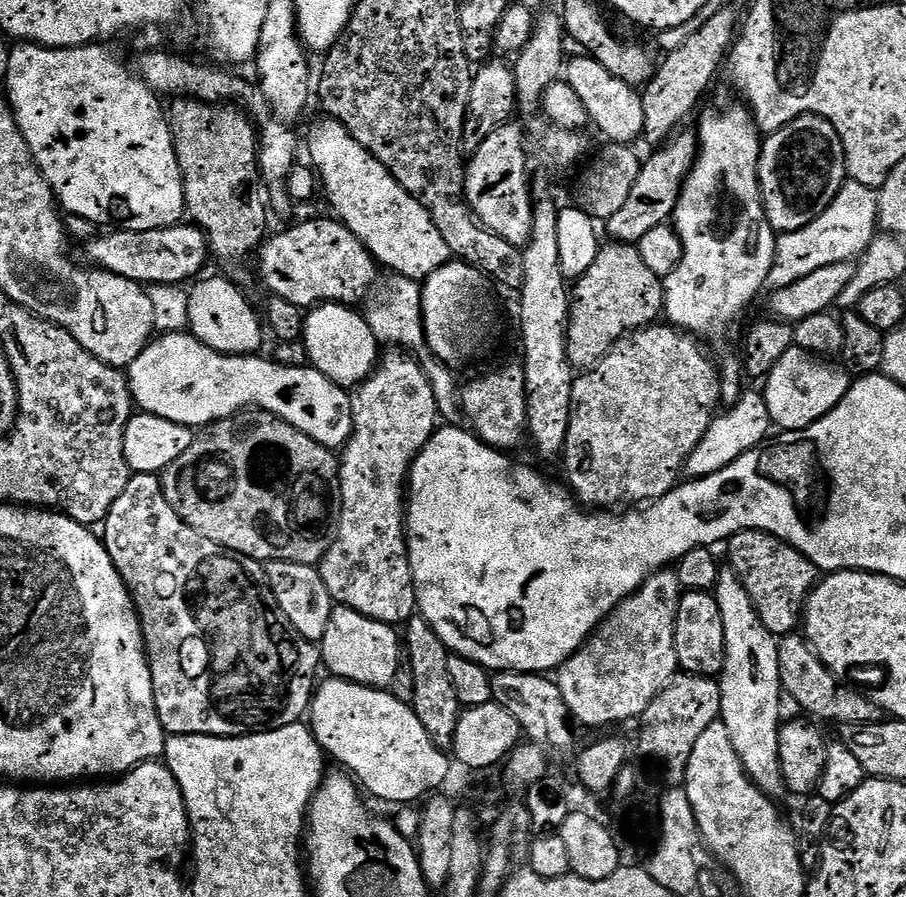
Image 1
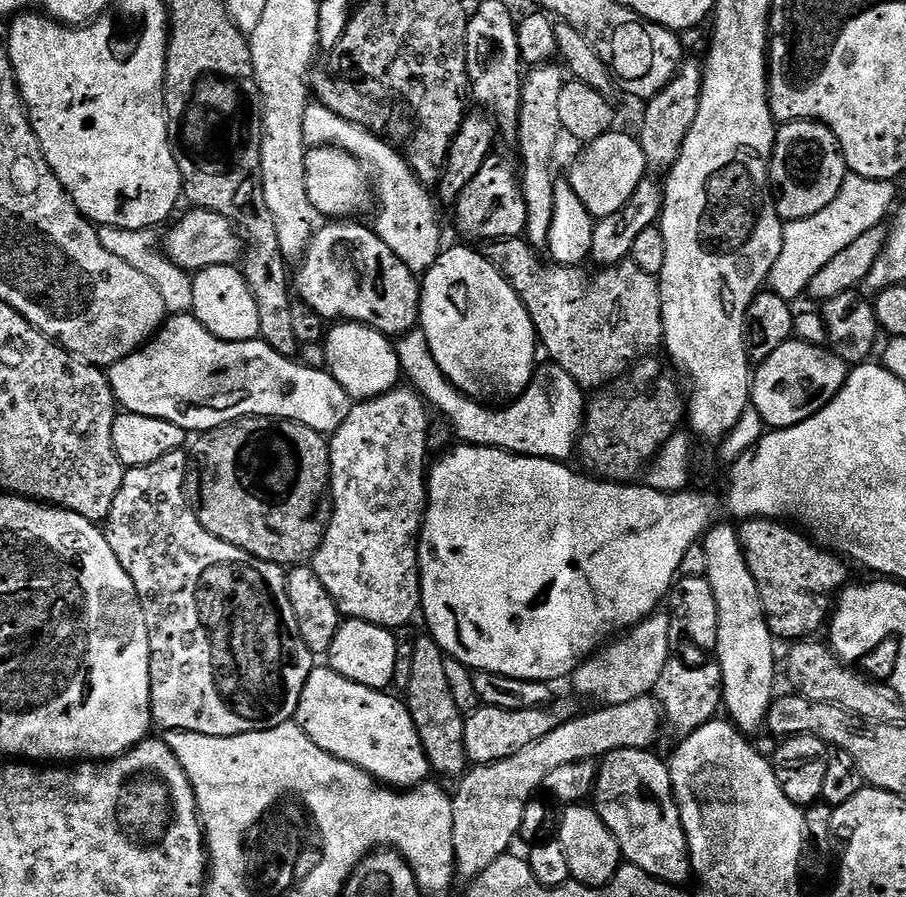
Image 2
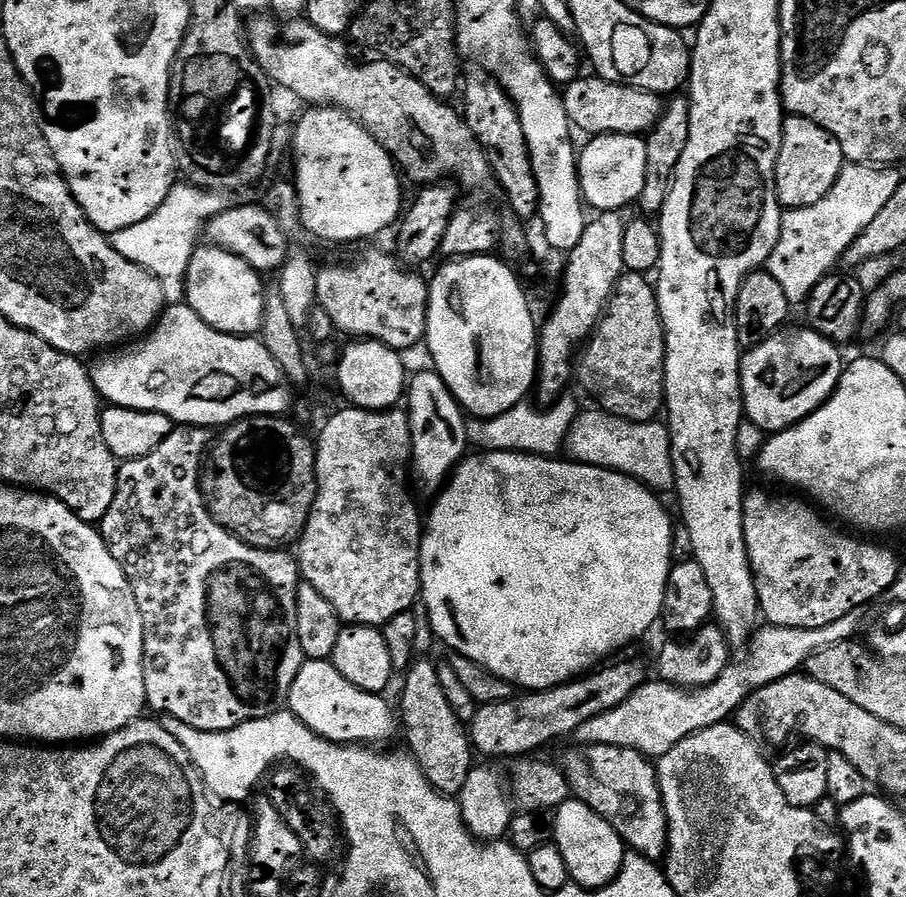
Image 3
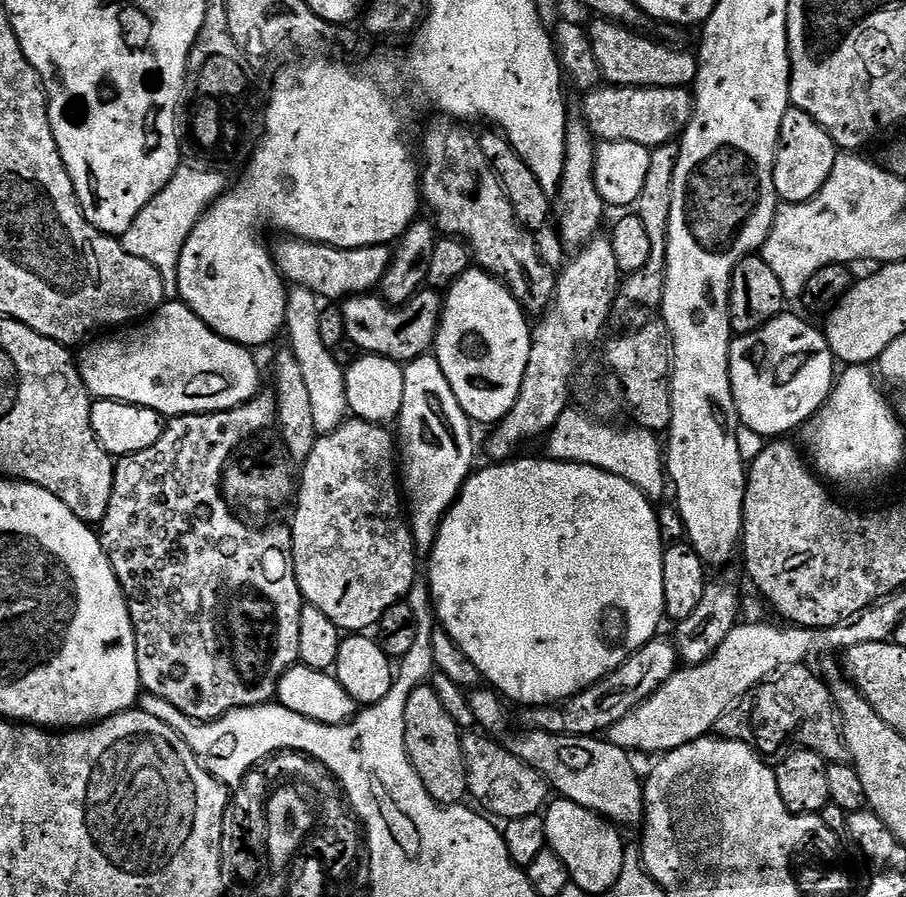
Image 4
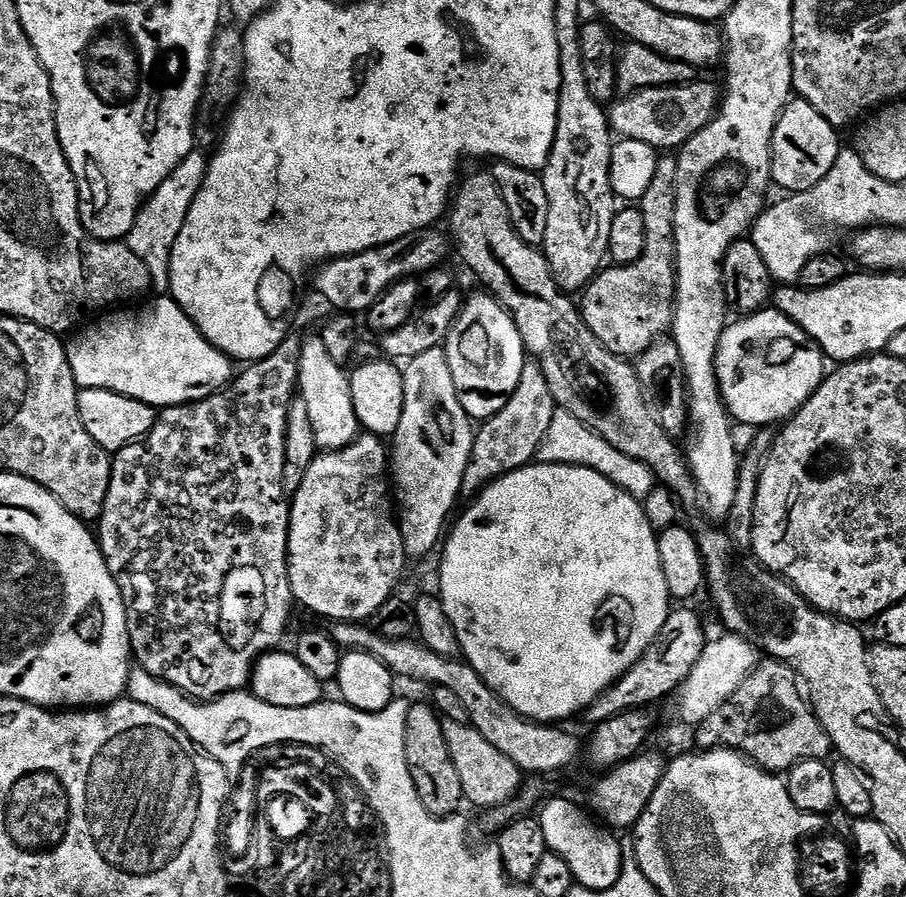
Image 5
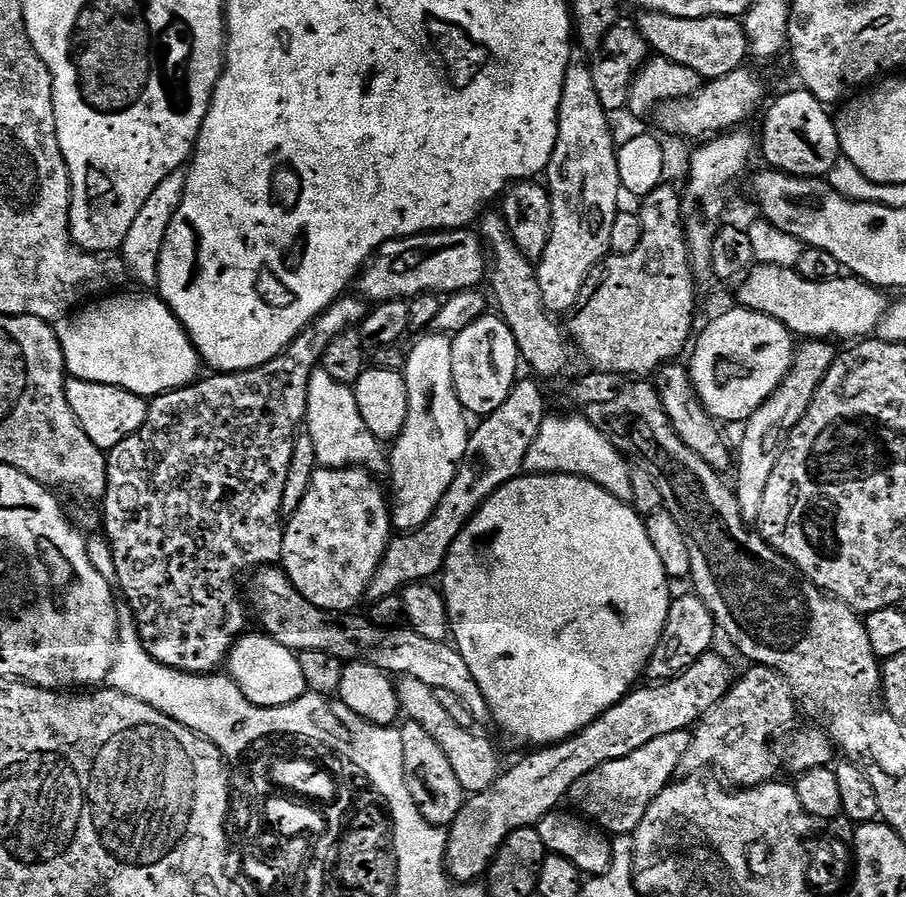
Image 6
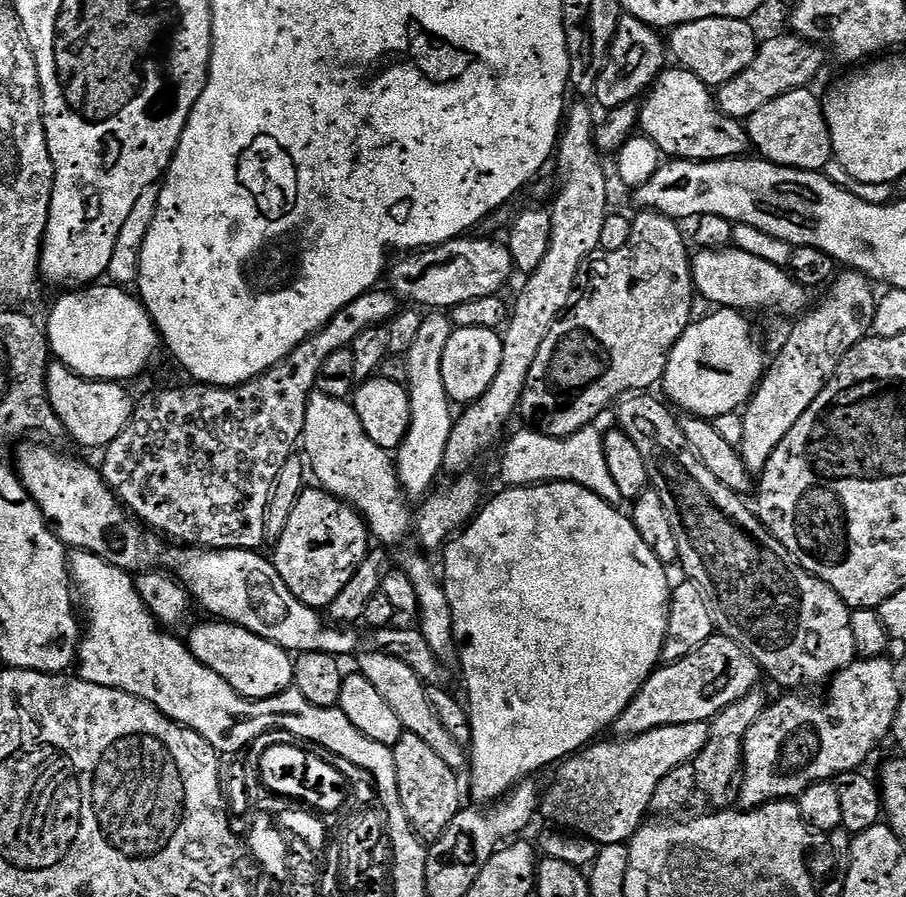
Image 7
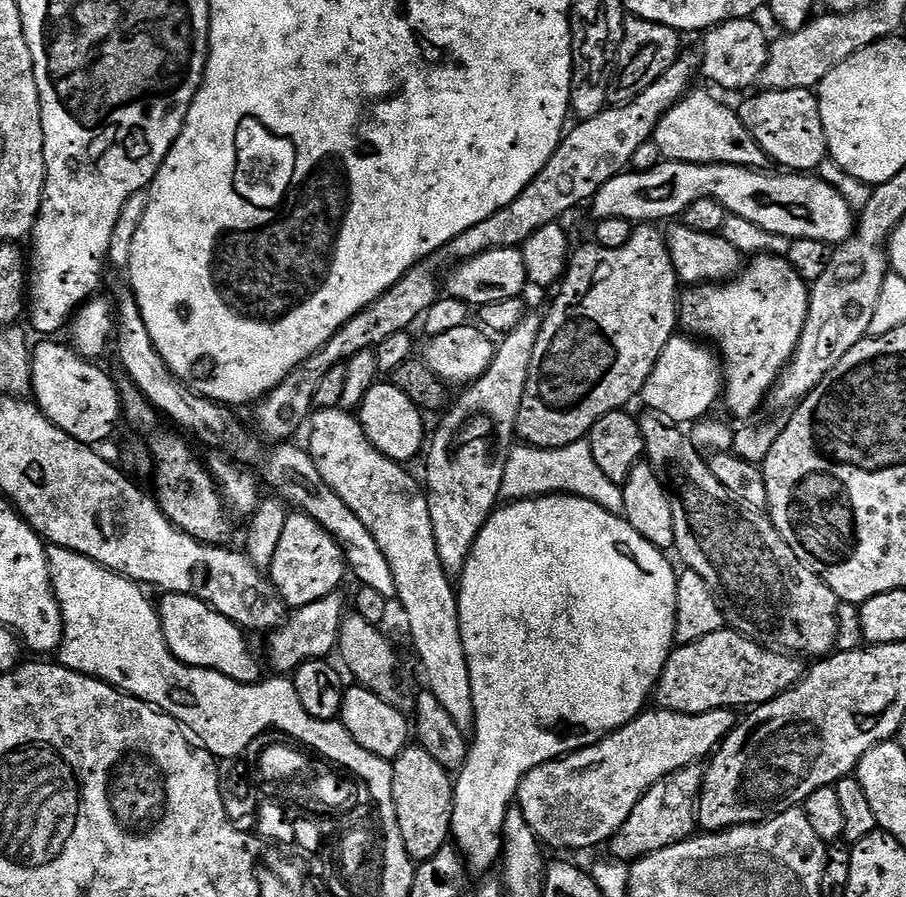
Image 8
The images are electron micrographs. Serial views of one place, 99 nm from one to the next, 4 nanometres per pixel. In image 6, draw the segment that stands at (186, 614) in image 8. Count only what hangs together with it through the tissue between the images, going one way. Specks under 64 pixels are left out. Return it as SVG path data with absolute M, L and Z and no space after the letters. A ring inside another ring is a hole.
M245 634L241 636L233 643L232 651L228 654L226 672L236 683L238 690L242 690L245 698L259 708L286 706L305 696L308 687L306 678L302 675L299 655L279 644L271 636L259 635Z

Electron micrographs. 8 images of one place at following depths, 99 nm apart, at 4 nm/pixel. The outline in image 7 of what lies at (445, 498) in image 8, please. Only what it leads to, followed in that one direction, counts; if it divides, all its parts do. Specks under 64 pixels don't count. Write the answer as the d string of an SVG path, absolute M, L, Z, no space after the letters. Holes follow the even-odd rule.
M576 103L580 104L574 105L573 108L571 105L567 109L558 147L554 153L554 165L556 164L558 171L564 172L564 177L560 180L556 201L550 204L552 233L546 258L542 258L542 266L538 266L538 270L534 270L525 279L528 281L516 300L516 308L514 304L511 309L510 319L502 332L504 349L502 366L498 366L498 376L494 378L494 382L490 382L490 388L480 398L467 405L461 411L464 412L461 416L459 413L455 417L444 455L444 468L452 471L452 474L469 471L473 467L472 463L483 452L488 452L496 443L501 443L505 435L504 423L512 415L517 415L520 395L524 392L530 366L534 366L534 358L546 334L550 334L550 326L554 326L554 322L559 320L573 303L572 291L576 288L576 275L579 274L580 267L582 272L586 261L600 247L602 226L606 226L606 218L610 214L608 180L604 177L603 166L600 165L602 156L594 139L592 112L584 105L587 103Z

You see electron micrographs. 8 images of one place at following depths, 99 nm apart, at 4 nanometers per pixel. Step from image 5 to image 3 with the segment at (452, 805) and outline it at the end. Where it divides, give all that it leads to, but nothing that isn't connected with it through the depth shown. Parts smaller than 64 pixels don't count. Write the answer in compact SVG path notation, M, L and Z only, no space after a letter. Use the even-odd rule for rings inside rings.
M428 658L417 659L403 680L404 693L400 696L398 712L402 717L403 727L404 724L408 727L407 751L437 792L441 792L443 796L459 797L462 786L466 786L466 778L474 767L474 749L469 729L450 708L446 690L442 690L440 669L435 663L432 665Z

